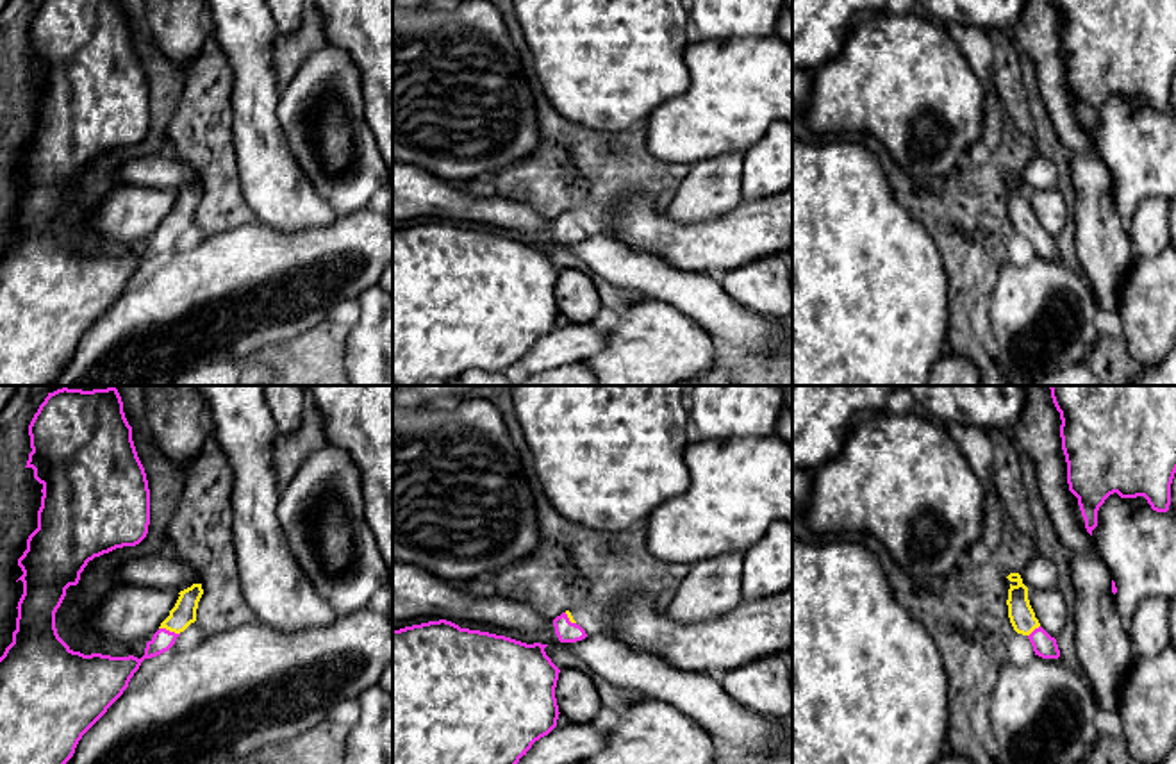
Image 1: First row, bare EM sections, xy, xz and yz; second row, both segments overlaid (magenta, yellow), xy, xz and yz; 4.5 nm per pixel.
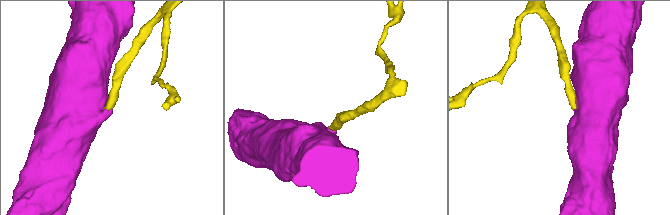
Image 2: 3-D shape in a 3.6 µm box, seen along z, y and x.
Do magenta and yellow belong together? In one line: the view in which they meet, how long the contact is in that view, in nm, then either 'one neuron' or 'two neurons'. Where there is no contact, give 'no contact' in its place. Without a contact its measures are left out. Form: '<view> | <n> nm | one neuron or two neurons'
xy | 100 nm | one neuron

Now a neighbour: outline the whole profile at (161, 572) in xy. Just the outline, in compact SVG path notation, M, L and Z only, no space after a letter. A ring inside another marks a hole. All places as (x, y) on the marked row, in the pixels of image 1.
M159 553L130 559L114 573L114 577L125 585L173 589L177 593L193 584L202 584L198 568L193 568L178 557Z

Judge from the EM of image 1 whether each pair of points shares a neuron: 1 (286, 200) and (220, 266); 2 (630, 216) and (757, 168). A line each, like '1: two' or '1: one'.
1: two
2: two

